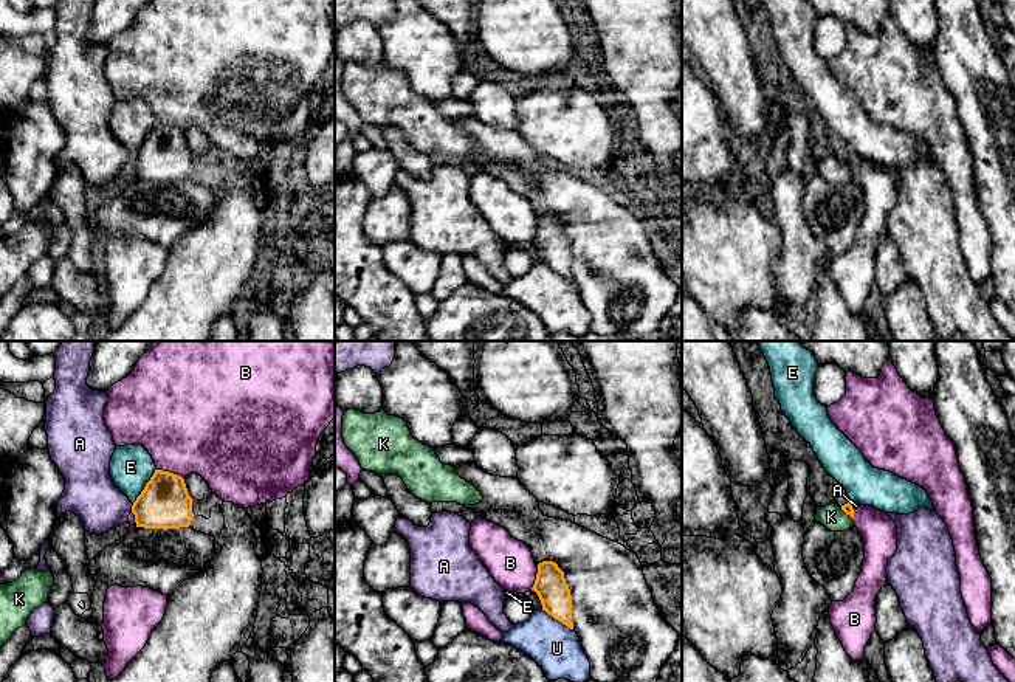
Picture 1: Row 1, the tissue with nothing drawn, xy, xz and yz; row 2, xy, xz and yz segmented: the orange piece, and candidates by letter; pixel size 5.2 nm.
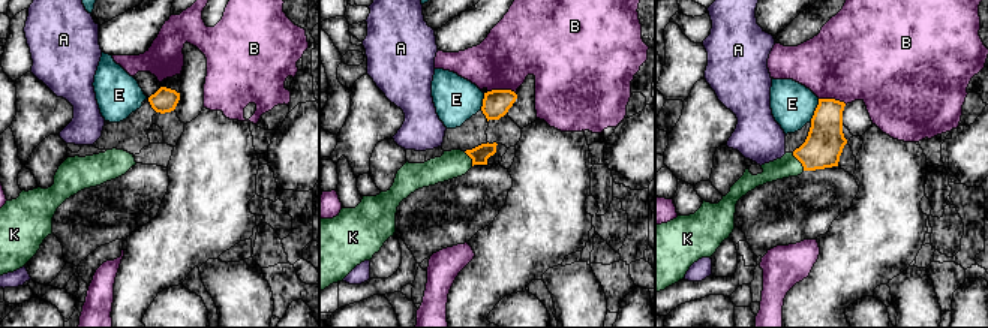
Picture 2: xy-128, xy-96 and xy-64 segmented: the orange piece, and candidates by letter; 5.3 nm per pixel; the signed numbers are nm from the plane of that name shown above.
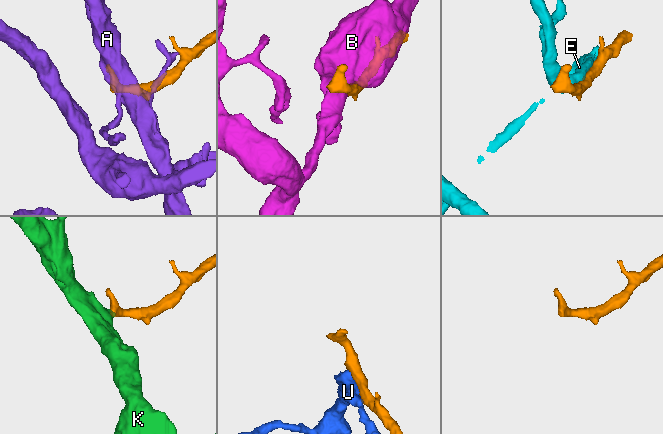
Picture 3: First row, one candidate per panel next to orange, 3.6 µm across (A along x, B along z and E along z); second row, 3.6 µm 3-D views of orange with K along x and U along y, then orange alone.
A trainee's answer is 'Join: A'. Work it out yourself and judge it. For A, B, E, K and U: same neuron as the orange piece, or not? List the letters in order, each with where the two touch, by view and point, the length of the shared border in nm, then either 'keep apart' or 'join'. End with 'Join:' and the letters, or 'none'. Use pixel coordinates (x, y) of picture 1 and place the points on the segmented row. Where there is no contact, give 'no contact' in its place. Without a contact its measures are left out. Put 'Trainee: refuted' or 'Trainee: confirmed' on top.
Trainee: refuted
A: xy (132, 507) | 40 nm | keep apart
B: xy (171, 473) | 160 nm | keep apart
E: xy (146, 485) | 220 nm | keep apart
K: yz (846, 513) | 100 nm | join
U: xz (558, 620) | 190 nm | keep apart
Join: K

